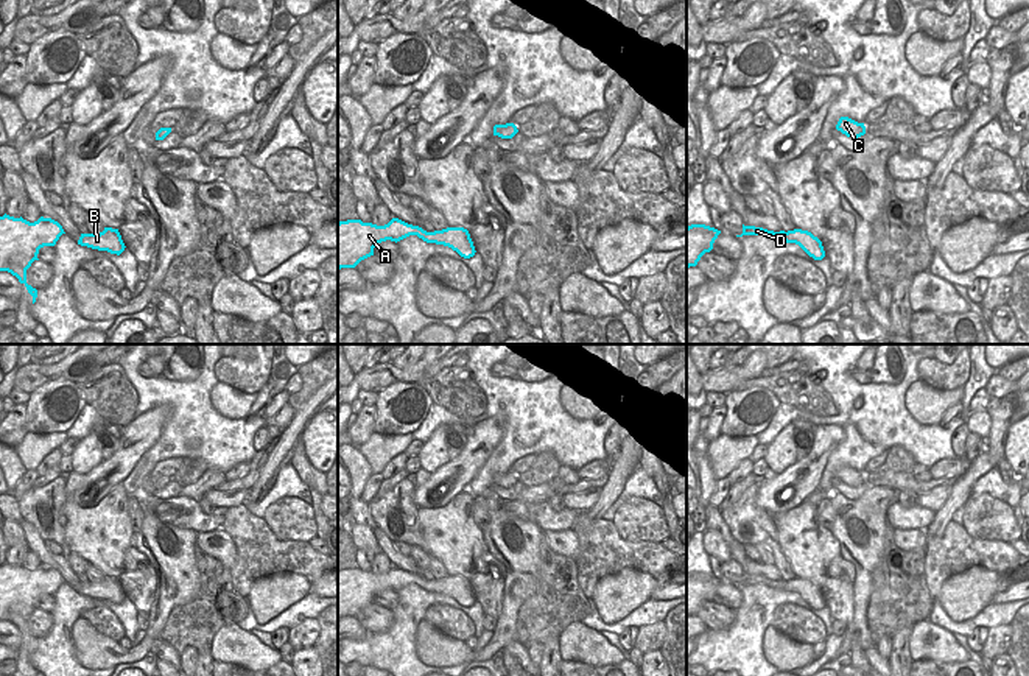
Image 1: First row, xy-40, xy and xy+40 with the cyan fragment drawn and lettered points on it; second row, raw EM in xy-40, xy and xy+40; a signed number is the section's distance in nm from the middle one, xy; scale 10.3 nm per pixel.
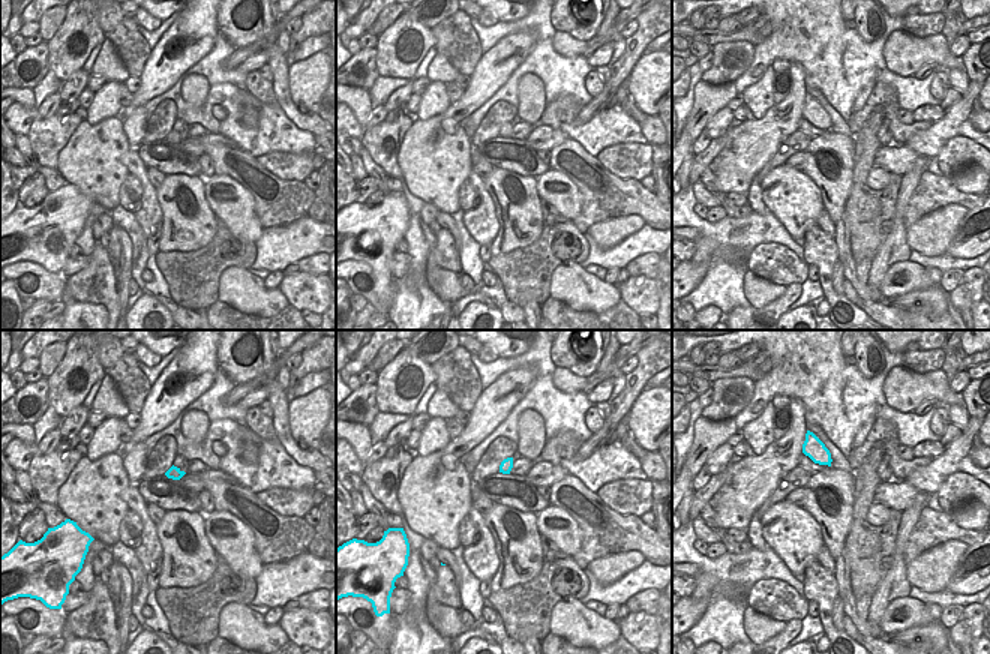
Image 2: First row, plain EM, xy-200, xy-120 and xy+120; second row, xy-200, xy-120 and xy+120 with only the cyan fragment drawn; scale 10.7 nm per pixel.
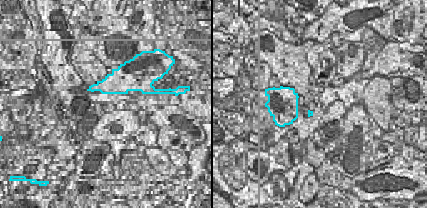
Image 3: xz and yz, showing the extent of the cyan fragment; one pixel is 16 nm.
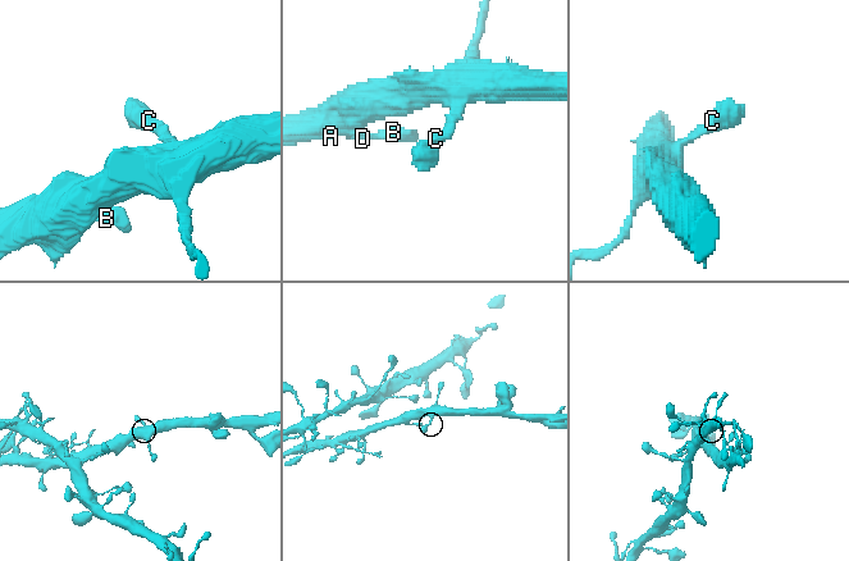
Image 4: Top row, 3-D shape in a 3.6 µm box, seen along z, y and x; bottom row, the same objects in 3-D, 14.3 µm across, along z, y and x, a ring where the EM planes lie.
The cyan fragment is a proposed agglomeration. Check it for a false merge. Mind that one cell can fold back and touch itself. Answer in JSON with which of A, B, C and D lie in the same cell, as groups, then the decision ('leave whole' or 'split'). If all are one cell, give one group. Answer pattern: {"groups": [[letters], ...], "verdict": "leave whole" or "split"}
{"groups": [["A", "B", "C", "D"]], "verdict": "leave whole"}

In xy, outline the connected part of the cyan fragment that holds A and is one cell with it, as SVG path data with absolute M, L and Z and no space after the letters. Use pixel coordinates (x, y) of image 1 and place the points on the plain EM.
M392 567L385 575L347 569L338 572L338 618L355 617L361 609L374 604L374 597L381 590L397 592L409 584L417 584L427 592L448 595L464 607L470 607L476 601L470 583L464 576L427 581L399 567Z

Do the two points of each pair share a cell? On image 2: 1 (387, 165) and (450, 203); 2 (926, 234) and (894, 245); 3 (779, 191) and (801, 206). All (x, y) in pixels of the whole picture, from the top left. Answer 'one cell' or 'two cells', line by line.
1: two cells
2: two cells
3: one cell

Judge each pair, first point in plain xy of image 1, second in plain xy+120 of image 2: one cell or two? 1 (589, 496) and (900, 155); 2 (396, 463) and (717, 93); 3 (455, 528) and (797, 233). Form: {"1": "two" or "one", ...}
{"1": "two", "2": "two", "3": "one"}

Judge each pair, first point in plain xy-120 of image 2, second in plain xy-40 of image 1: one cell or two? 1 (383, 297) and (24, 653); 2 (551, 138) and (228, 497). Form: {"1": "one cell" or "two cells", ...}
{"1": "one cell", "2": "one cell"}

